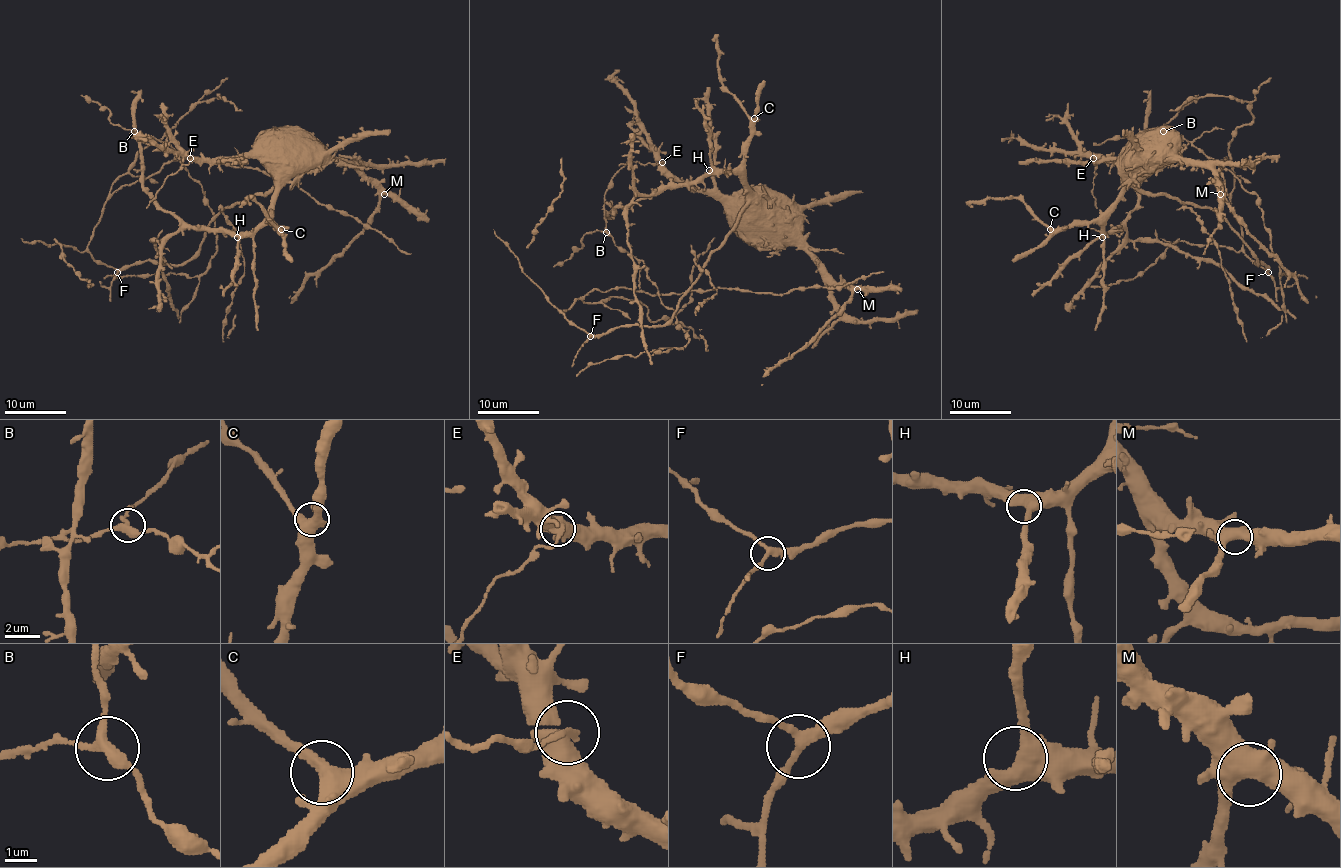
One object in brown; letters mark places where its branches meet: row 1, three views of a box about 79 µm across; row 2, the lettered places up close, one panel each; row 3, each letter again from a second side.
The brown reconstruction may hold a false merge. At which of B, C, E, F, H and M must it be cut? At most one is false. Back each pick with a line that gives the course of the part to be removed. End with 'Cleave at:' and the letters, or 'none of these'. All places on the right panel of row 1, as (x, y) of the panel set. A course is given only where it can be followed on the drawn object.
E: (1093, 158), (1096, 174), (1093, 197), (1097, 208)
Cleave at: E

